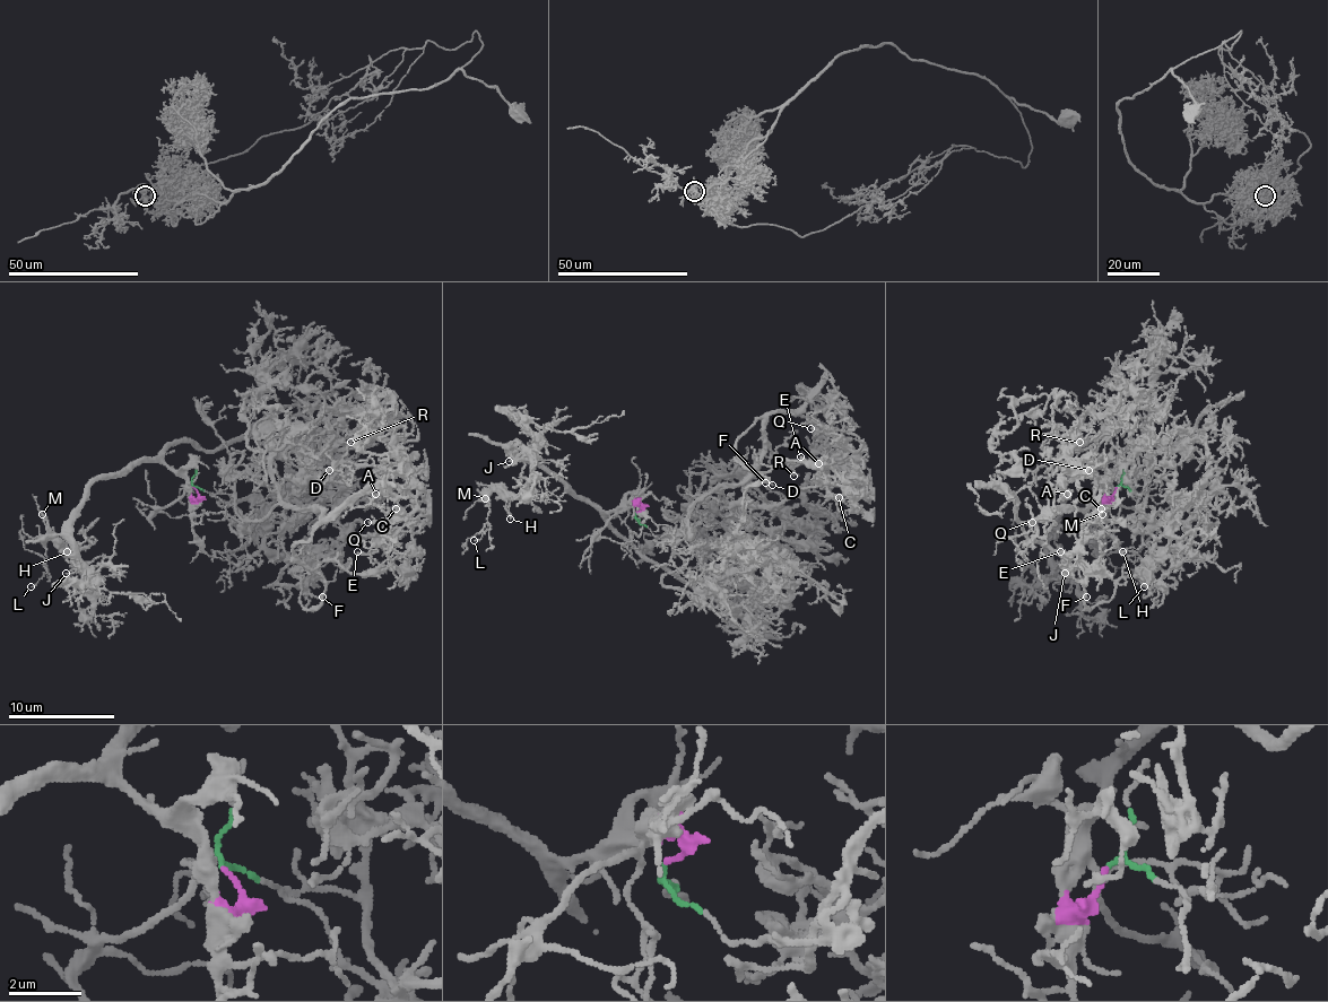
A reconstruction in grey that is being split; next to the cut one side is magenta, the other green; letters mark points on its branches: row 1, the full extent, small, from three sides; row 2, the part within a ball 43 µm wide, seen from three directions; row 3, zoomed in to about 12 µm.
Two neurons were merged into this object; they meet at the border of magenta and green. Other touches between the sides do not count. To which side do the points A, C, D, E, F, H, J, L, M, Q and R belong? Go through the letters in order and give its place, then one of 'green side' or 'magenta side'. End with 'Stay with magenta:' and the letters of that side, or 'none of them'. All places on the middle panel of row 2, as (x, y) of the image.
A: at (818, 463); green side
C: at (839, 497); green side
D: at (772, 485); green side
E: at (800, 456); green side
F: at (765, 482); green side
H: at (510, 519); magenta side
J: at (509, 461); magenta side
L: at (474, 540); magenta side
M: at (485, 498); magenta side
Q: at (810, 428); green side
R: at (793, 476); green side
Stay with magenta: H, J, L, M

